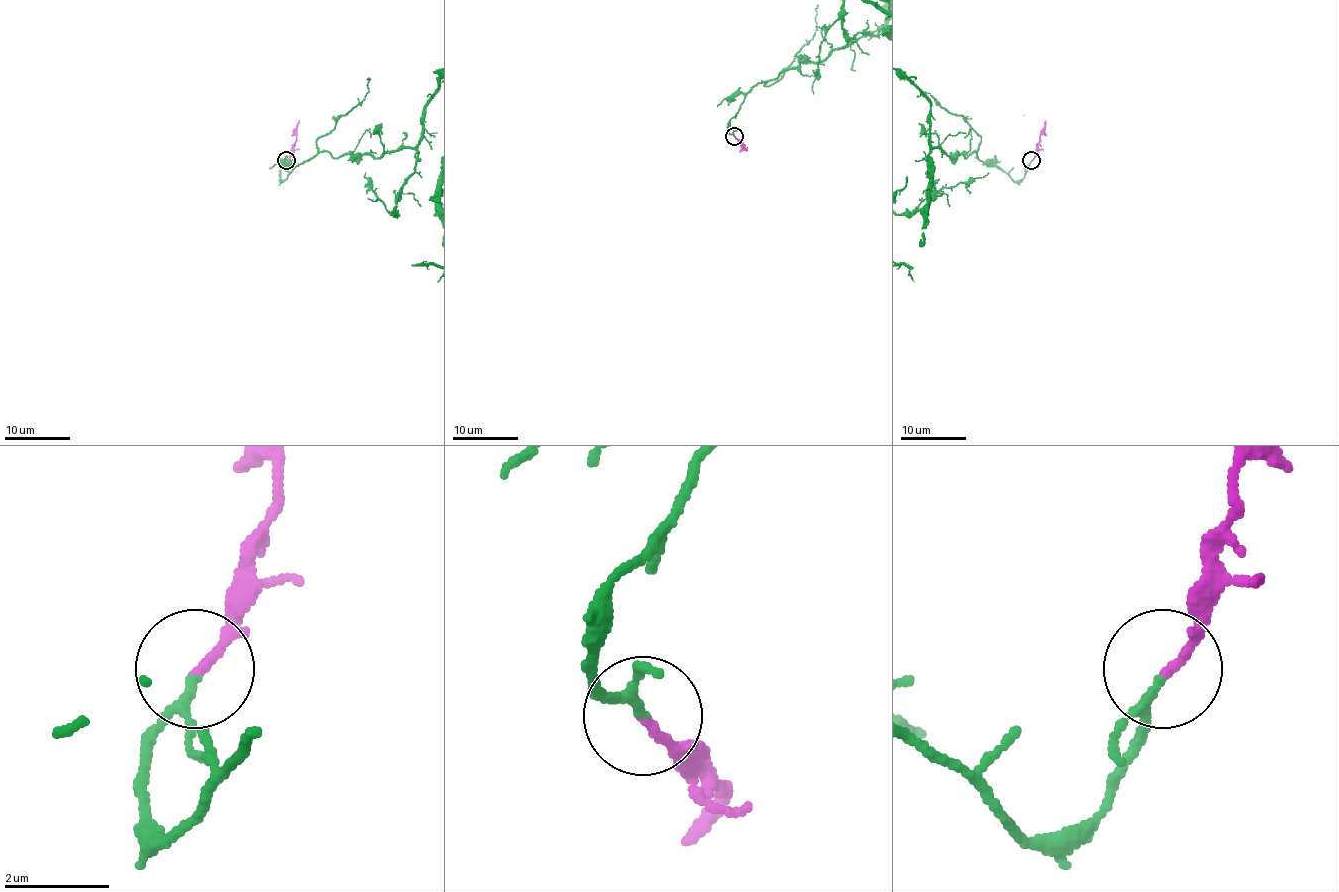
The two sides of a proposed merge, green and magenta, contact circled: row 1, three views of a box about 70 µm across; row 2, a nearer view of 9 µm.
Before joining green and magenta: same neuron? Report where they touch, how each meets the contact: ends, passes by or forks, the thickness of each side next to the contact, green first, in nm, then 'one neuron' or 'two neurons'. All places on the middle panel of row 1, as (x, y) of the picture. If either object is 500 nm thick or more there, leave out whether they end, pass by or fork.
(734, 136) | green passes by | magenta ends | 120/180 nm | one neuron

